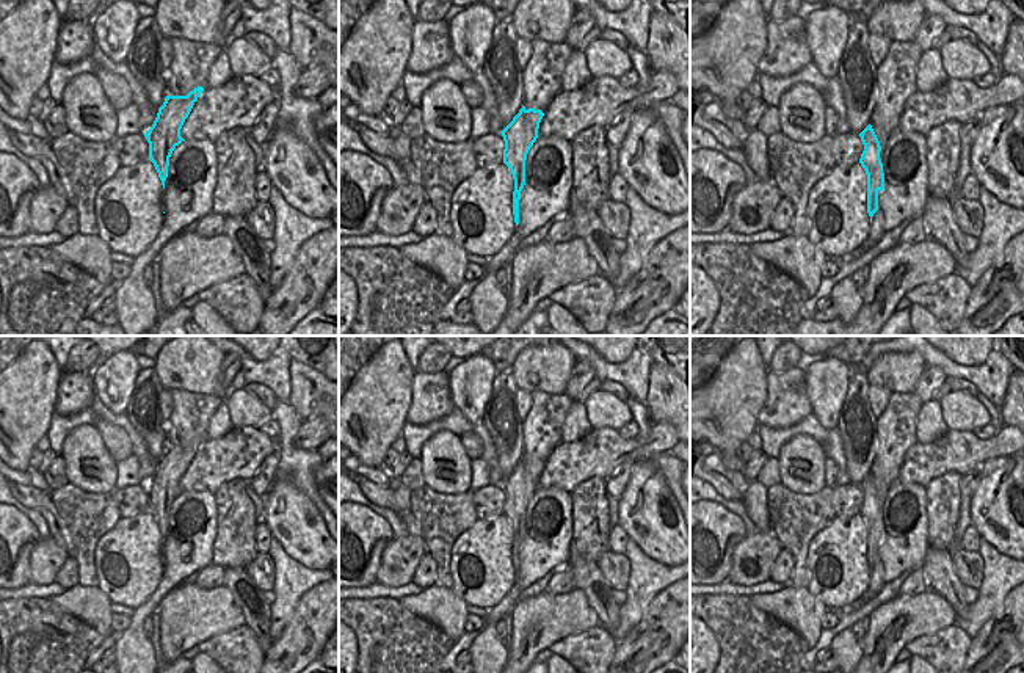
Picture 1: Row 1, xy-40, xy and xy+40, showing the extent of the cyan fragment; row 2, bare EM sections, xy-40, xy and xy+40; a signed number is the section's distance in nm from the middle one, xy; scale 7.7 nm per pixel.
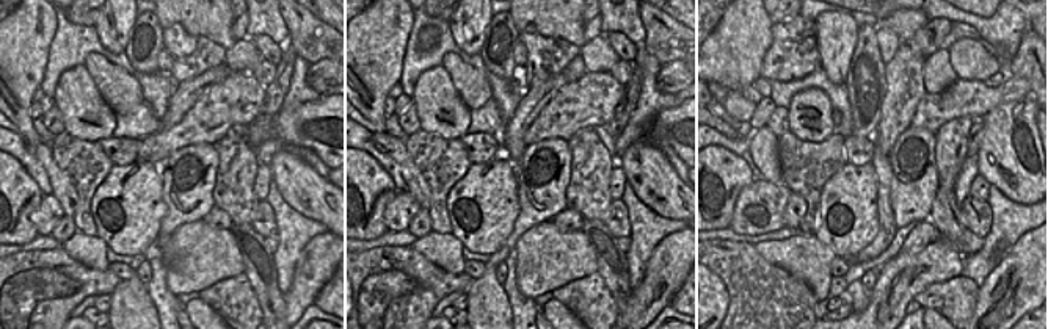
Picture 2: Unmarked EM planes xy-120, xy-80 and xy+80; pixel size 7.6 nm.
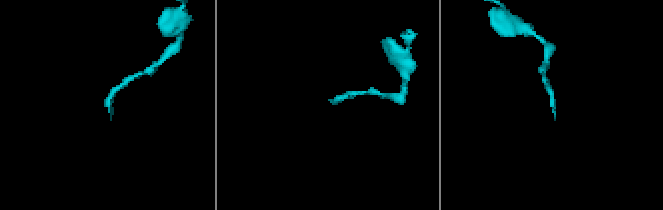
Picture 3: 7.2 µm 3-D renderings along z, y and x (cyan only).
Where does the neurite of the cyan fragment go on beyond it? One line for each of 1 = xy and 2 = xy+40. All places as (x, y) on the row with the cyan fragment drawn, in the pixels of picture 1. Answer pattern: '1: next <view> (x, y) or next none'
1: next none
2: next xy+40 (877, 231)

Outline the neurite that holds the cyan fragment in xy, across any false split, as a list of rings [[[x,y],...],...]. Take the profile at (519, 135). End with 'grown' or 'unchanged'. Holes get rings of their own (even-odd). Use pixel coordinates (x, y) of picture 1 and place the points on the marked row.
[[[522,108],[513,121],[502,130],[505,141],[503,163],[510,168],[514,179],[513,215],[516,226],[519,224],[519,199],[525,185],[525,160],[530,147],[538,138],[539,122],[544,113],[535,108]]] | unchanged

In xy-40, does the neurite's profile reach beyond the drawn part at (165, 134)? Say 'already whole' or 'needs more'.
already whole

